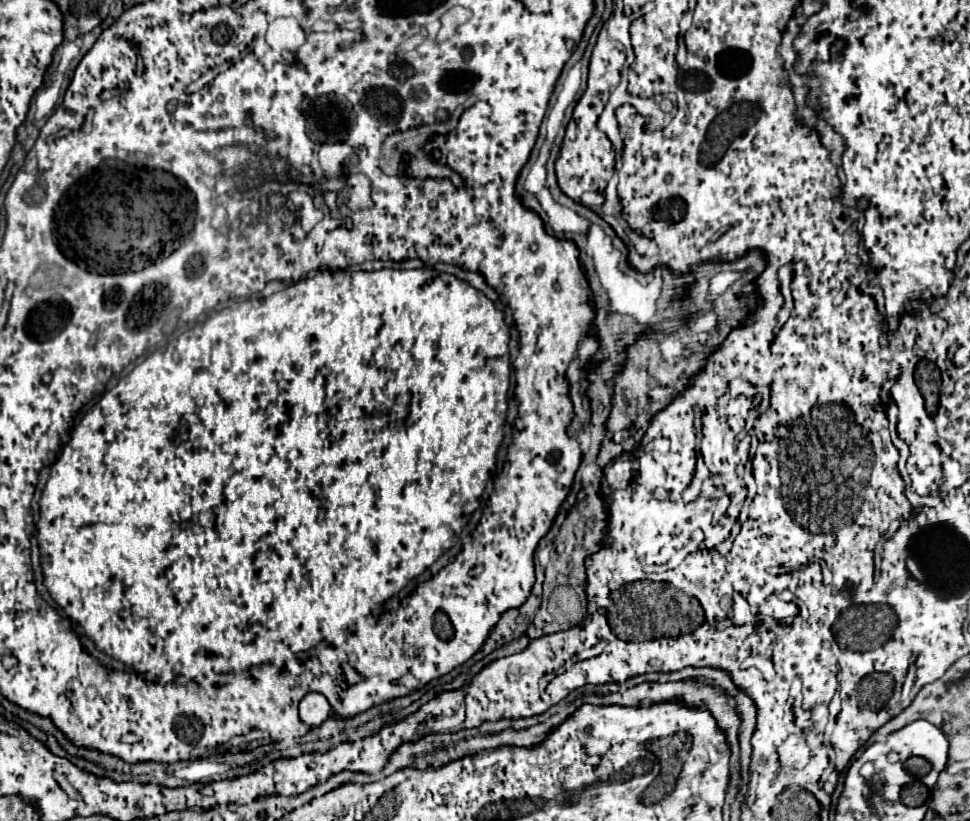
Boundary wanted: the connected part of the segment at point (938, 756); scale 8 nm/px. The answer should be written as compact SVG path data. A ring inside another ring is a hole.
M916 720L902 730L888 734L888 752L898 752L902 760L912 756L926 758L932 764L930 774L922 778L928 788L934 788L938 774L948 762L948 740L934 724L926 720Z

